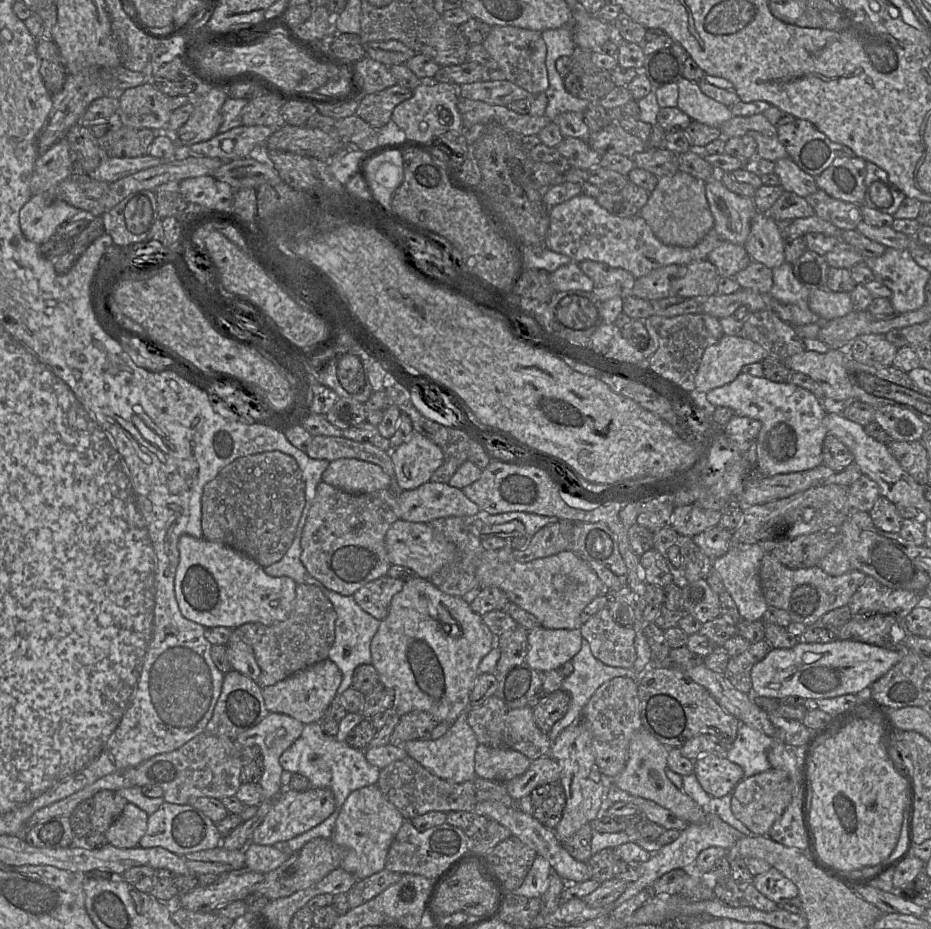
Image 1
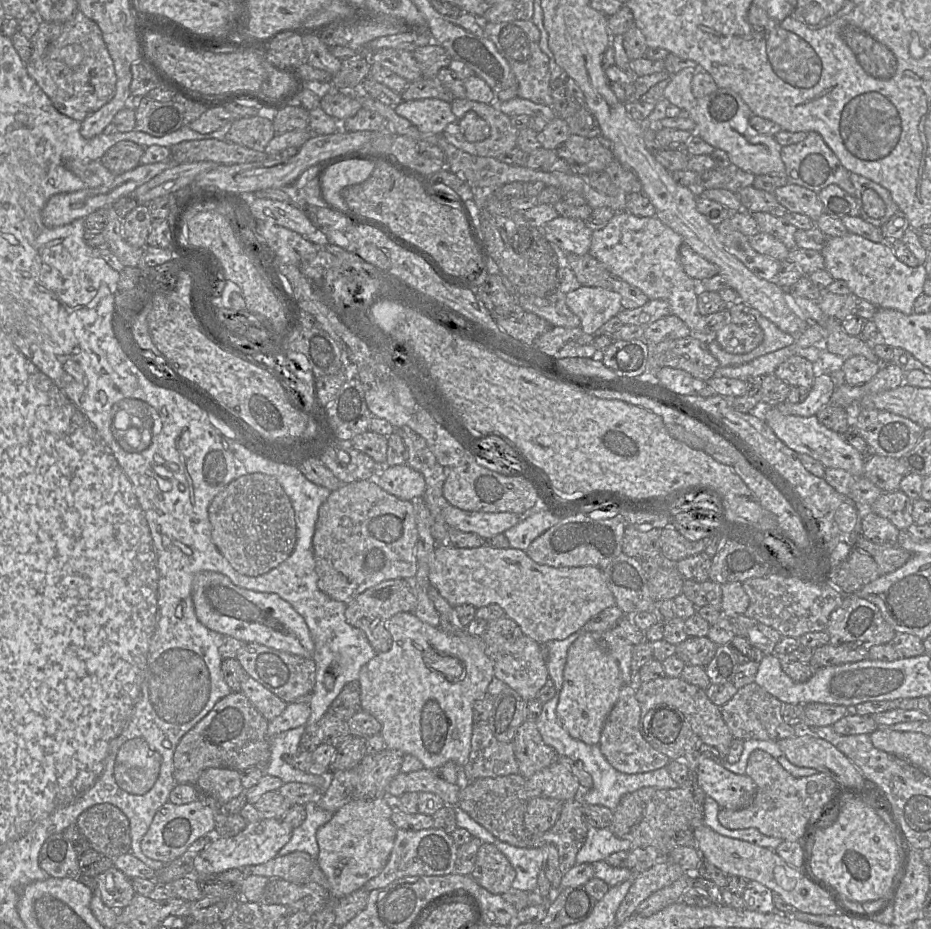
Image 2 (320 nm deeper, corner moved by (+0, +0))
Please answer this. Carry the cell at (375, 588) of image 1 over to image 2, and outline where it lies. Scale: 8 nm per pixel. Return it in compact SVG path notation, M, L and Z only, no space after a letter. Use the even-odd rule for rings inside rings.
M405 579L386 580L365 590L346 606L346 622L360 629L366 635L376 654L379 654L387 652L392 645L392 637L385 628L385 622L401 612L413 613L416 606L416 597L412 581Z

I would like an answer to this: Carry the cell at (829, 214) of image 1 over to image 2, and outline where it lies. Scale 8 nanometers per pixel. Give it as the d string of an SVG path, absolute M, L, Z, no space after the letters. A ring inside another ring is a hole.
M787 183L773 194L787 211L806 215L814 222L824 213L818 194L802 186Z

